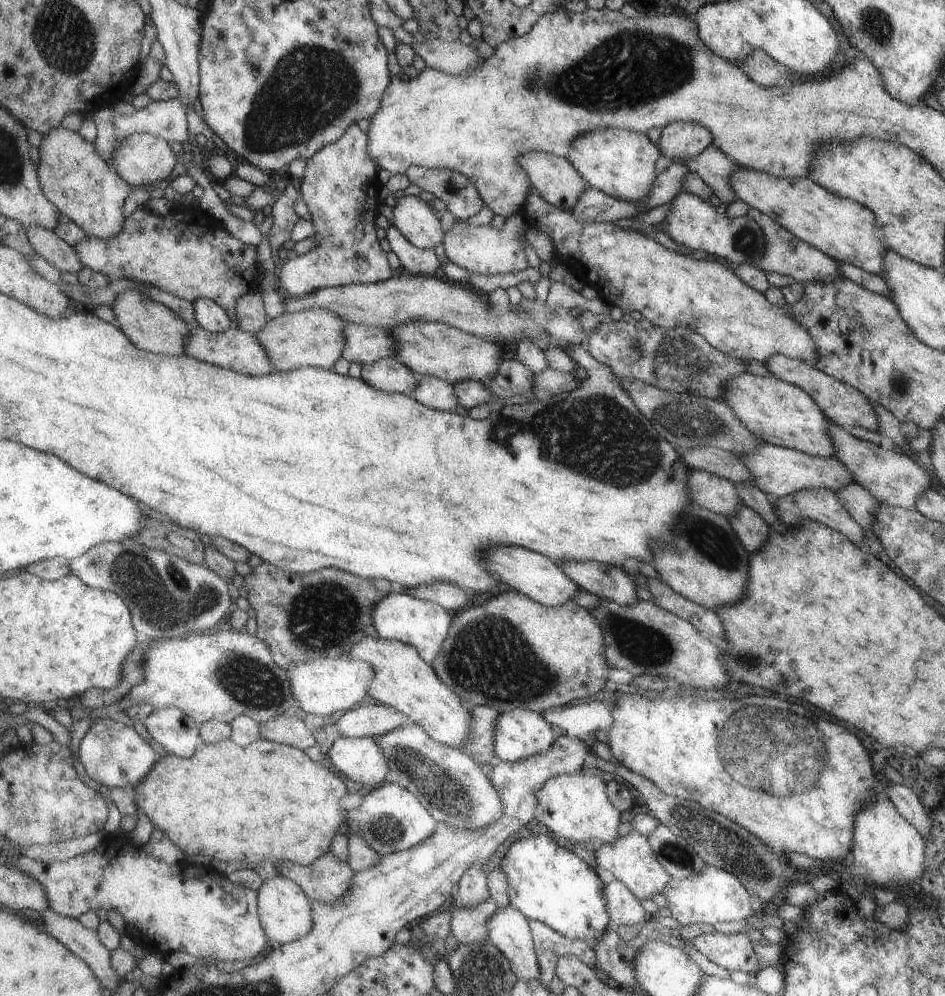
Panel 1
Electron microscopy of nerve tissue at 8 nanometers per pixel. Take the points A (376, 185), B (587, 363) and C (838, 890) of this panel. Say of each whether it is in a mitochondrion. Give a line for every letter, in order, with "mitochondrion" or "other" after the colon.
A: other
B: other
C: other

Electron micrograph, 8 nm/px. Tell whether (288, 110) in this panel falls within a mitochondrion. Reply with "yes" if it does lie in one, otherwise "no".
yes

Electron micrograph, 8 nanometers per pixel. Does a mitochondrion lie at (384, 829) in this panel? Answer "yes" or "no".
yes

